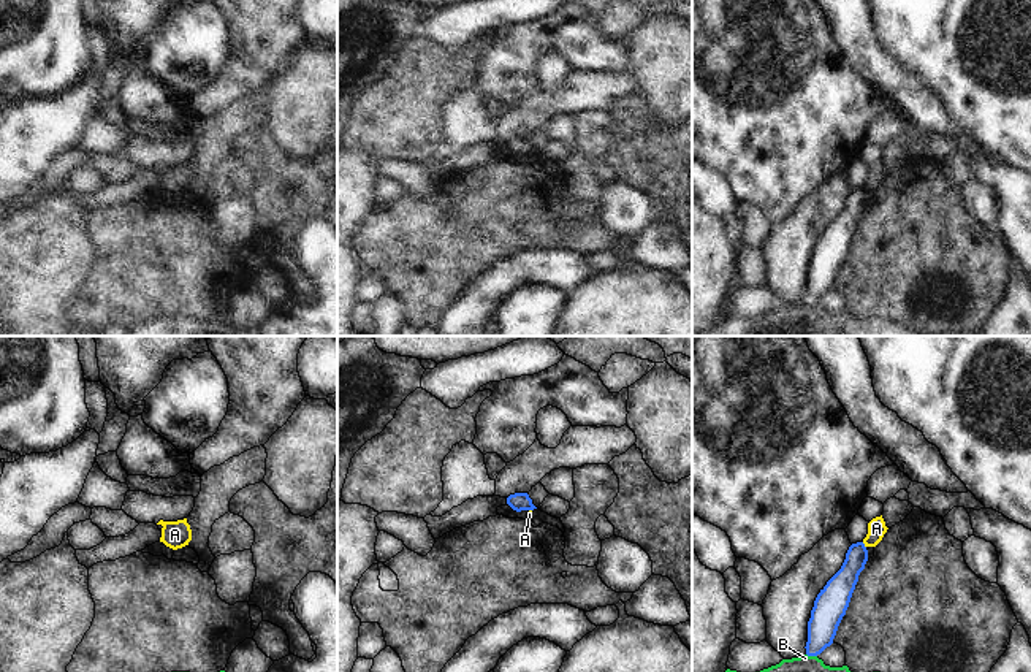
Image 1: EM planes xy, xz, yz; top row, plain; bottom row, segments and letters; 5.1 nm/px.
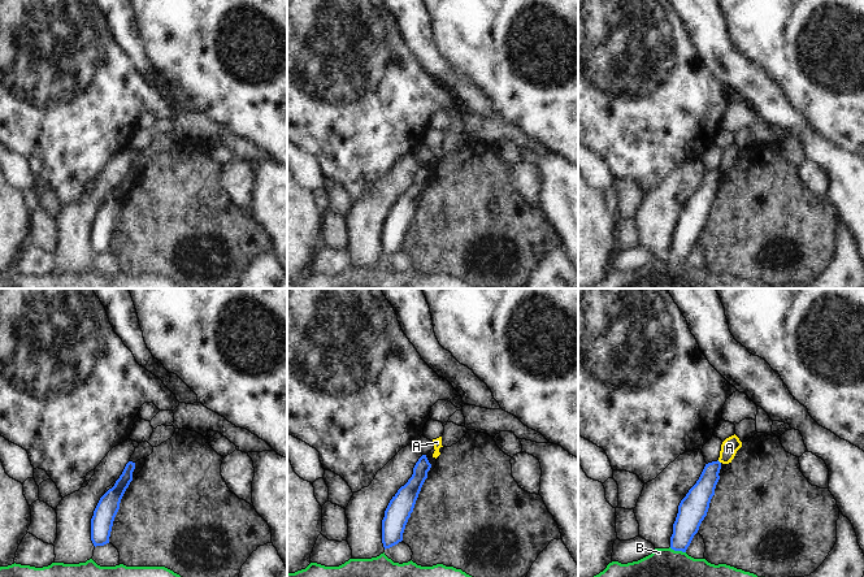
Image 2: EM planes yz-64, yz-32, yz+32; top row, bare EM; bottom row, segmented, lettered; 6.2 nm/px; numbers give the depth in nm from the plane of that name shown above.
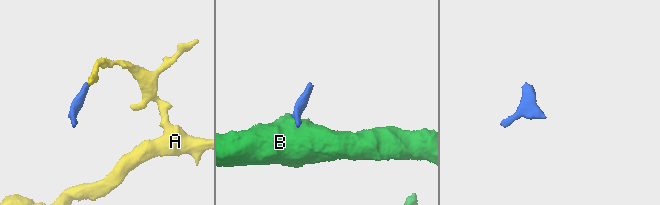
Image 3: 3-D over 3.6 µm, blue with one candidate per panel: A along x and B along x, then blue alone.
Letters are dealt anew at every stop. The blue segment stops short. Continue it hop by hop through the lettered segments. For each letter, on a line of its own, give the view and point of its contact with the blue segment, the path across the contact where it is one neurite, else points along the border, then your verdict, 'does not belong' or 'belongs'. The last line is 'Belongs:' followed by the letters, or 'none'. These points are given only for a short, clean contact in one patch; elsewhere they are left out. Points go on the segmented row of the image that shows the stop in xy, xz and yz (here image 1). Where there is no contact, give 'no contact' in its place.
A: yz (863, 546) | along yz (862, 542), (865, 547) | does not belong
B: yz (811, 655) | along yz (806, 653), (816, 656) | does not belong
Belongs: none

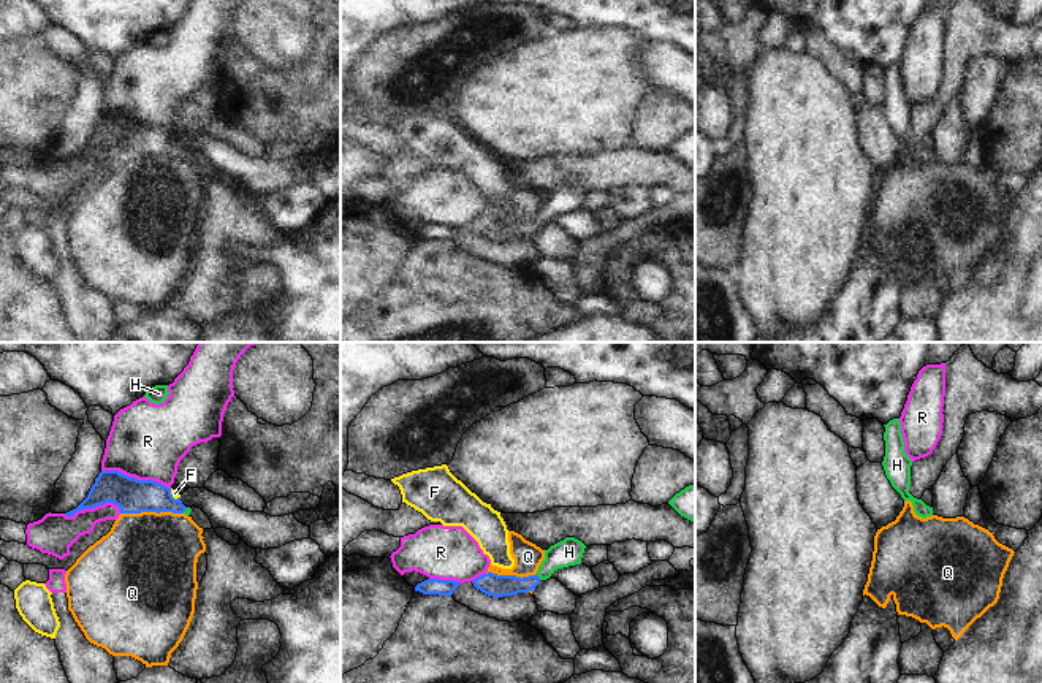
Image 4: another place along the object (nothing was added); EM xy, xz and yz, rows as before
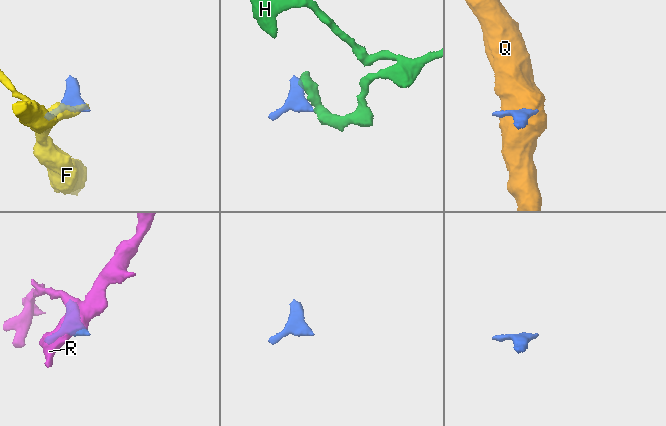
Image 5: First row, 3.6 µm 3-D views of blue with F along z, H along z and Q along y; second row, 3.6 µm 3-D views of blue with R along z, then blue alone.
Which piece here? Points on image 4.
F: xy (171, 496) | along xy (170, 488), (170, 493), (179, 498) | does not belong
H: xz (539, 577) | across xz (494, 585), (524, 585), (539, 577), (561, 555), (569, 552) | belongs
Q: xy (151, 511) | along xy (182, 512), (121, 514) | does not belong
R: xy (136, 479) | does not belong
Belongs: H

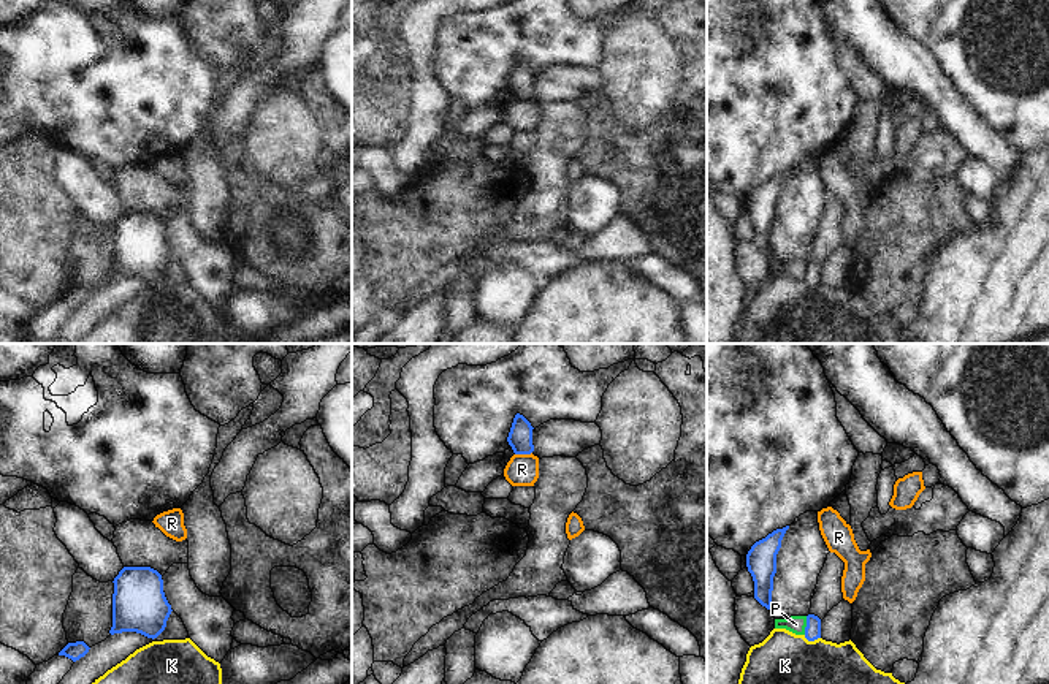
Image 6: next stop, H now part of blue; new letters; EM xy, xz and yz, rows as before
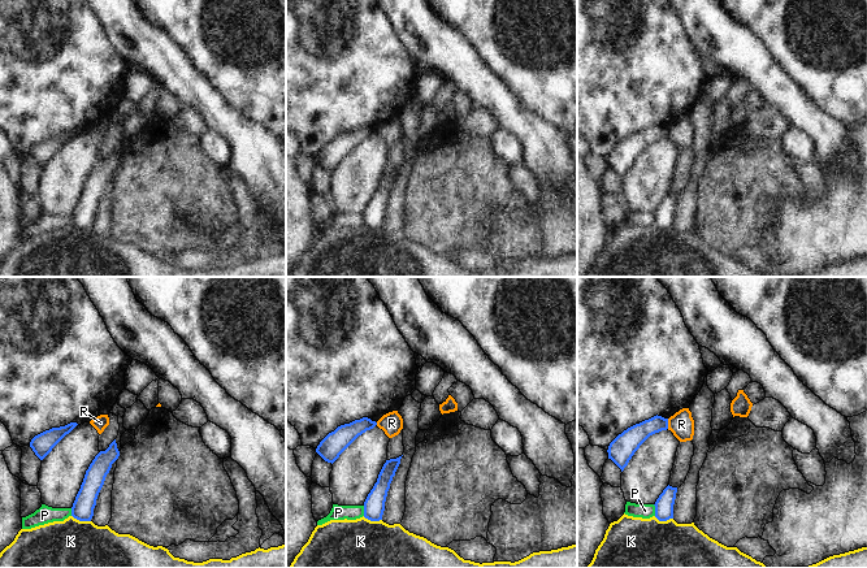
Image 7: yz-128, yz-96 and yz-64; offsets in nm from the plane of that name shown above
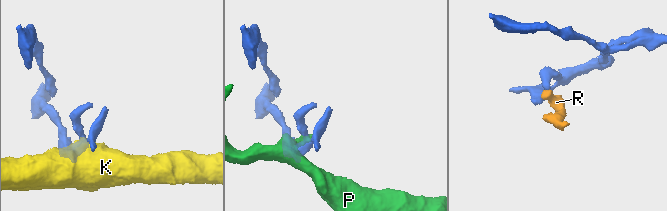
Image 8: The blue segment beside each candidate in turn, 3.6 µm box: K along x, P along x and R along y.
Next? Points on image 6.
K: yz (812, 640) | along yz (804, 635), (808, 640), (820, 638) | does not belong
P: yz (807, 626) | along yz (807, 616), (804, 634) | does not belong
R: xz (523, 453) | does not belong
Belongs: none

